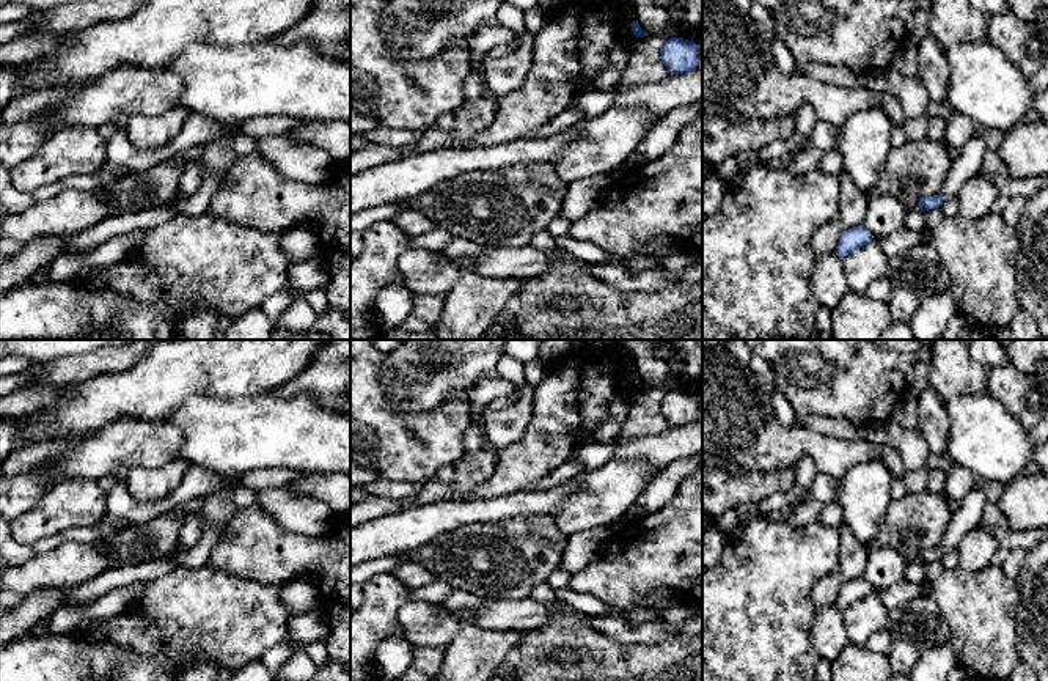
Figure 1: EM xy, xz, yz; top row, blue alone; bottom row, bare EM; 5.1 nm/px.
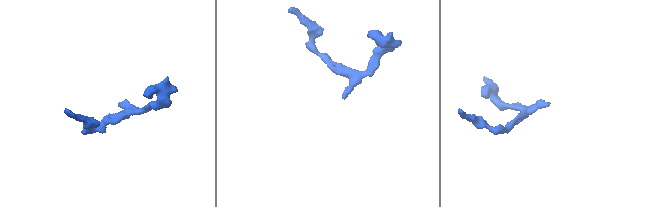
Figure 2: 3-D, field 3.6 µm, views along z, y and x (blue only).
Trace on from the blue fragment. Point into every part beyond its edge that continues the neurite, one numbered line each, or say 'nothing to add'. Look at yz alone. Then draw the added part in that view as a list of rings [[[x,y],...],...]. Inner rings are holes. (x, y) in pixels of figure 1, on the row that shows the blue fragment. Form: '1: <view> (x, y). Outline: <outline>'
1: yz (968, 162). Outline: [[[974,135],[963,145],[958,156],[952,159],[952,167],[940,192],[943,198],[957,195],[969,178],[982,173],[982,160],[987,151],[980,135]]]

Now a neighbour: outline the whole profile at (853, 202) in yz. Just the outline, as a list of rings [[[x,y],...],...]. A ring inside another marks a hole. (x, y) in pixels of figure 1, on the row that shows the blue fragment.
[[[842,171],[839,175],[841,181],[841,206],[837,219],[845,228],[858,226],[864,222],[864,214],[867,208],[867,193],[856,187],[853,179]]]

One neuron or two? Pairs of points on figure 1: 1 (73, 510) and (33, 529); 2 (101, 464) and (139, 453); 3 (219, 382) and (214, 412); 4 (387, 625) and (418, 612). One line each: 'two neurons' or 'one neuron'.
1: one neuron
2: one neuron
3: two neurons
4: two neurons

